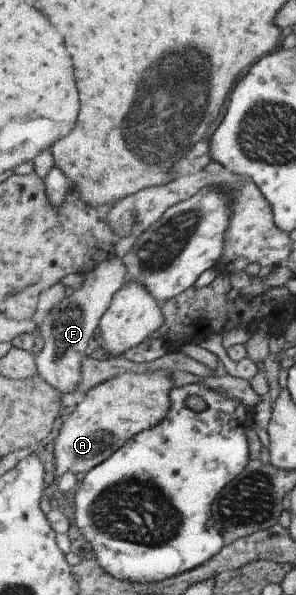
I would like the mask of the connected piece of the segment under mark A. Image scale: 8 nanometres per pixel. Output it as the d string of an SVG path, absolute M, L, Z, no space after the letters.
M159 369L154 372L131 372L117 376L100 386L83 394L70 414L68 420L60 425L60 435L56 439L56 477L61 477L68 470L75 474L84 472L86 475L113 457L129 440L141 432L156 428L165 418L169 417L173 409L173 390L176 380L170 370Z

